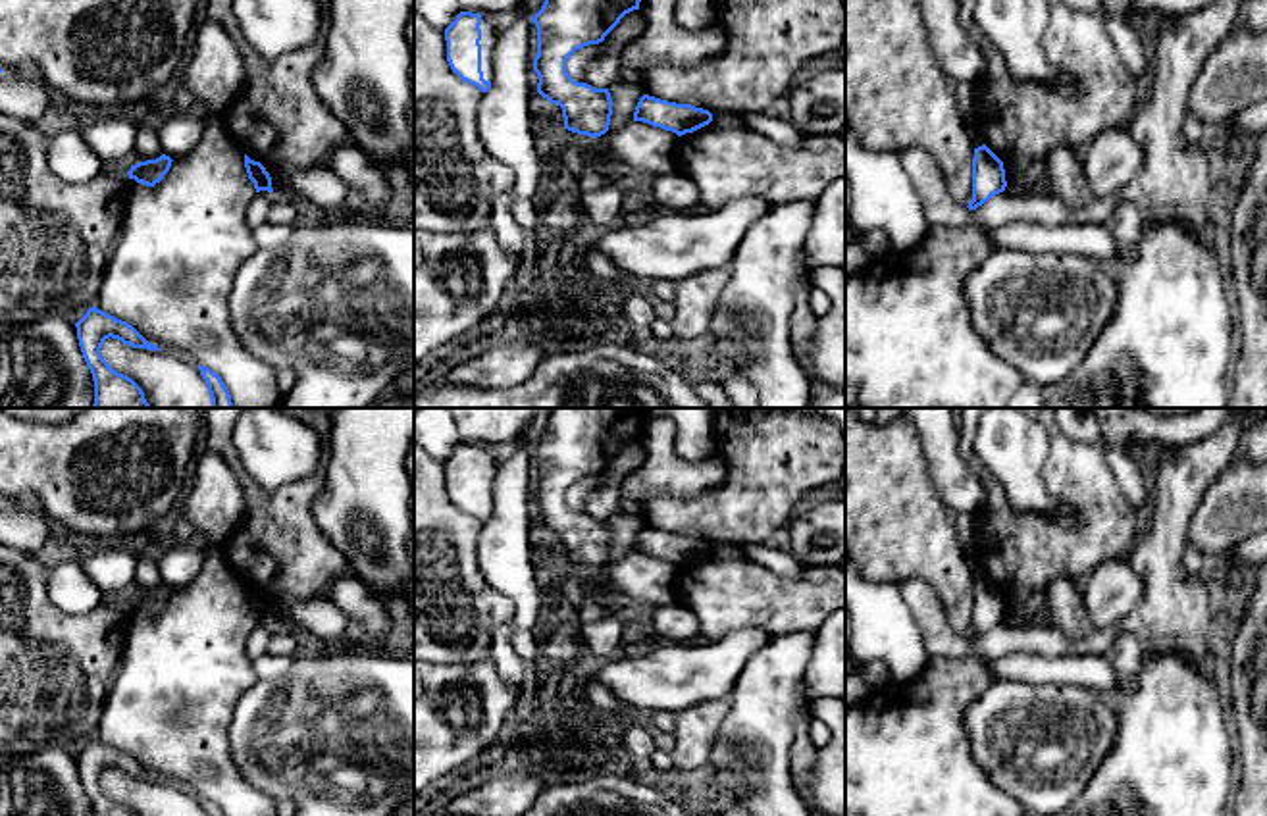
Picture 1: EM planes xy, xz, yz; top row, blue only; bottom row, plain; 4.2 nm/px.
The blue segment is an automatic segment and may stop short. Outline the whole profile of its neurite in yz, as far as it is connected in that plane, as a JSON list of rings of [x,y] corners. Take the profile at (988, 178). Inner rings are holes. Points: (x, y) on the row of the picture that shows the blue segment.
[[[986,146],[974,148],[972,158],[972,200],[969,210],[976,210],[1007,187],[1003,162]]]

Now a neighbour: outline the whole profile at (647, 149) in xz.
[[[630,121],[622,129],[607,131],[591,144],[599,164],[618,160],[643,173],[647,179],[676,171],[674,150],[678,135],[643,121]]]

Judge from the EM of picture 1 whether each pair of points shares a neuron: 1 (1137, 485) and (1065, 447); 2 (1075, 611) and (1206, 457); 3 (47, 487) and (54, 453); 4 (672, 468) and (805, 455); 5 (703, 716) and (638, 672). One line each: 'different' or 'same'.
1: different
2: different
3: same
4: different
5: different

